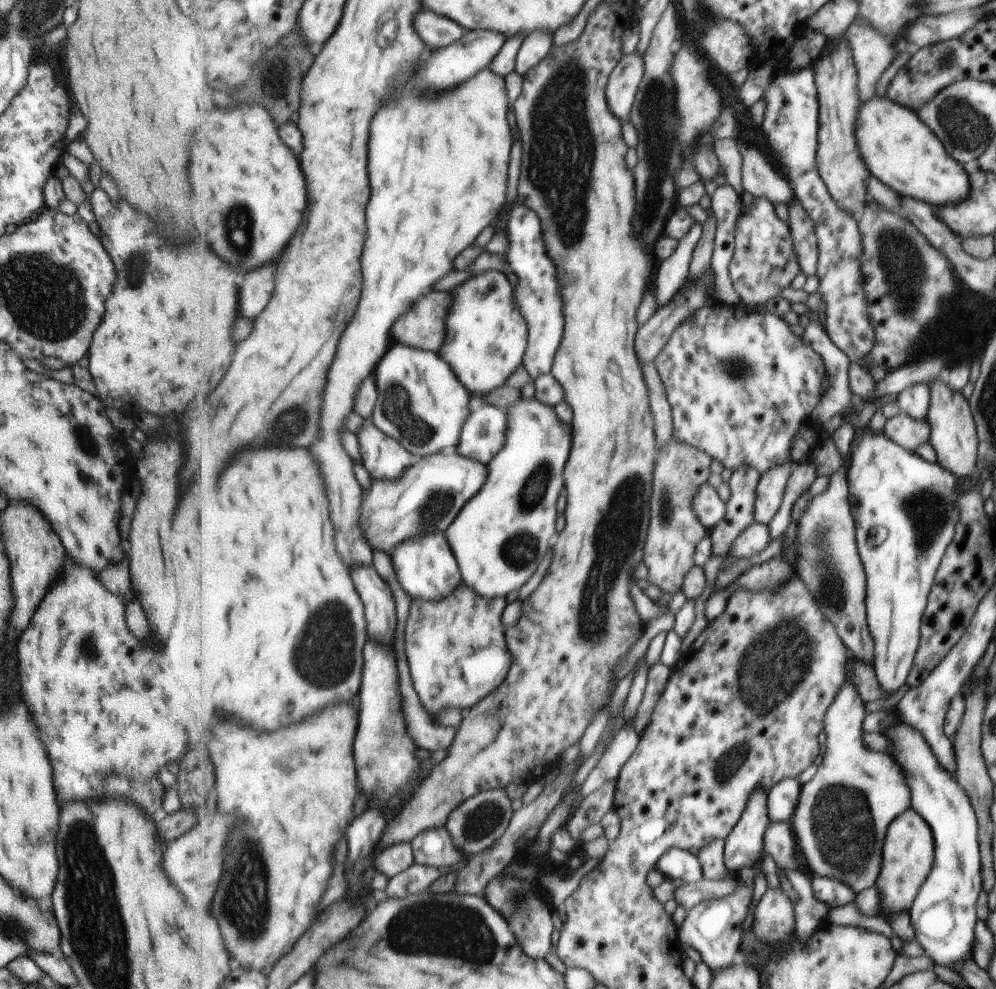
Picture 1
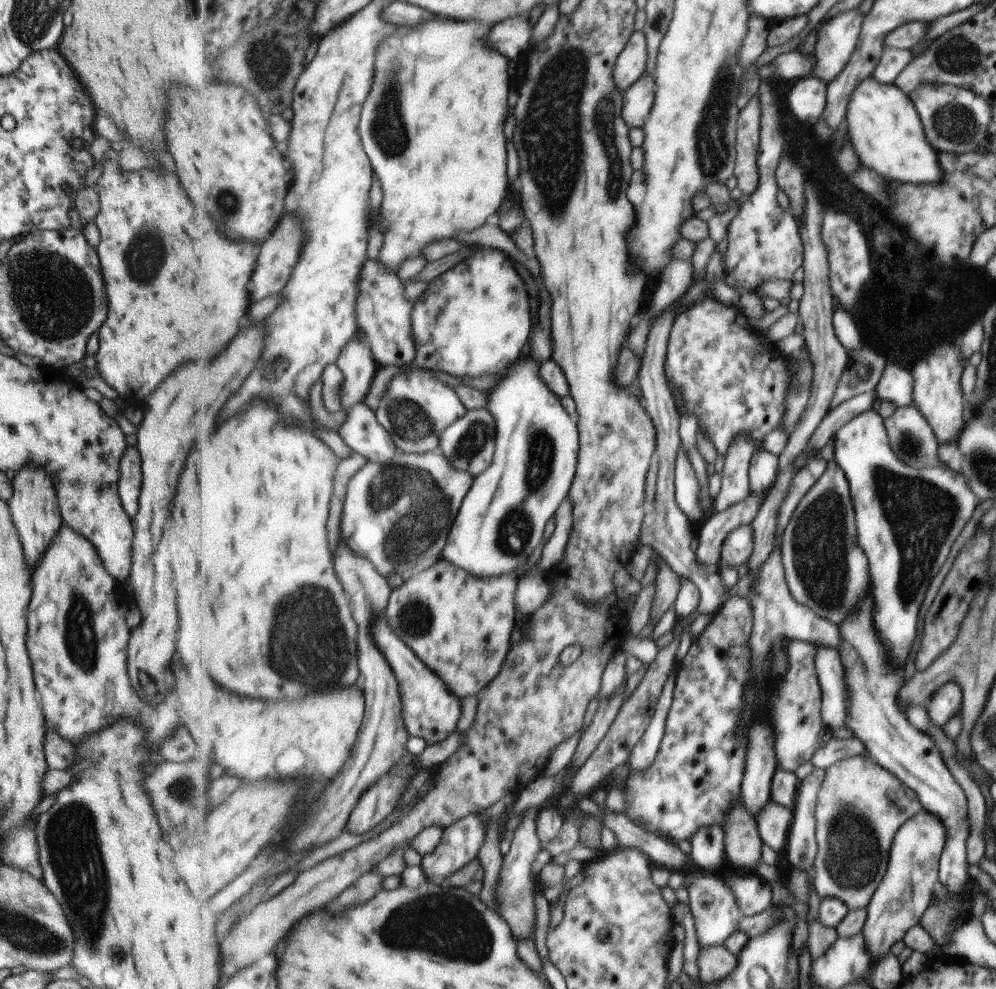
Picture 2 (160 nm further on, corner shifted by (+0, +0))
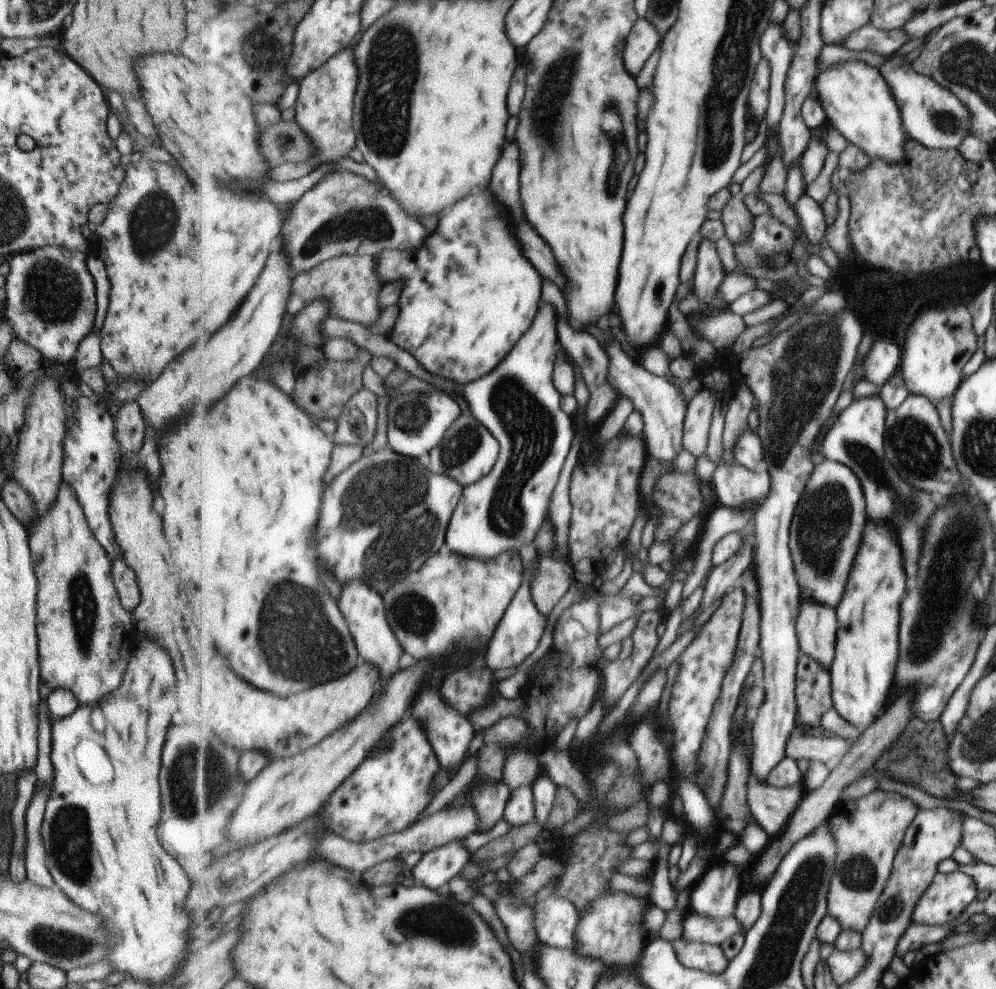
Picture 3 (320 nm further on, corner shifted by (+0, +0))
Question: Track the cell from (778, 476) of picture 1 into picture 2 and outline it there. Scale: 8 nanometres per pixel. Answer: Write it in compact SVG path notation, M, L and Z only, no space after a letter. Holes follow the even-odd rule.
M758 446L758 451L750 462L750 489L752 492L769 494L779 471L779 456Z

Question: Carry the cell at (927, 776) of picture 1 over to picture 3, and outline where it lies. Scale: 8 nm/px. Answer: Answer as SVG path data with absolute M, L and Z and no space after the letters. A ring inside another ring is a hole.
M867 520L863 530L857 564L853 564L845 600L841 600L837 608L841 636L837 642L837 660L831 666L834 707L855 726L869 726L871 720L883 712L897 662L899 602L905 594L901 550L893 530L887 524L873 524Z

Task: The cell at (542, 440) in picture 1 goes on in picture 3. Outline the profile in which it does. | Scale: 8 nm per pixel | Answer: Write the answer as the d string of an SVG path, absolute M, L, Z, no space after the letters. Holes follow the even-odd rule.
M545 304L537 314L537 320L533 322L533 328L525 334L525 340L521 340L521 344L513 348L508 358L483 379L463 386L469 413L477 417L500 440L500 458L484 479L464 488L446 534L447 546L457 554L491 560L507 550L521 548L525 542L531 542L537 530L543 526L543 520L551 506L555 484L559 482L575 436L573 418L561 408L563 396L553 384L553 368L559 350L557 346L557 312L551 304Z

